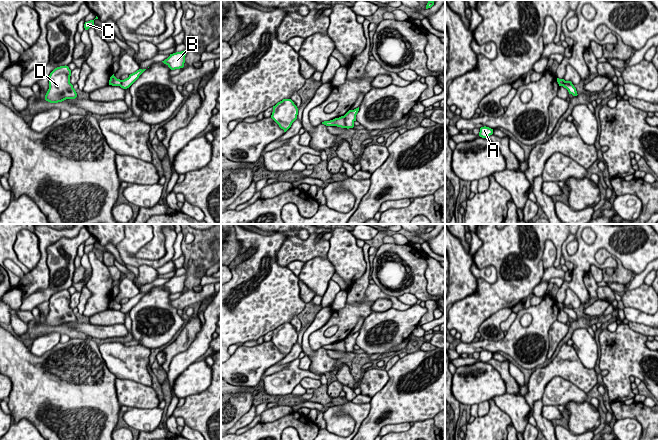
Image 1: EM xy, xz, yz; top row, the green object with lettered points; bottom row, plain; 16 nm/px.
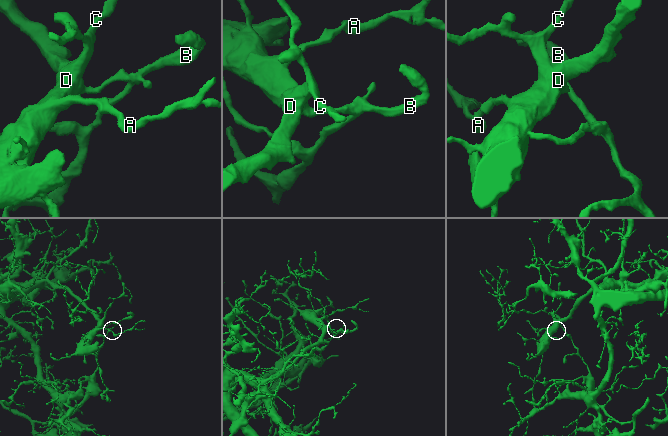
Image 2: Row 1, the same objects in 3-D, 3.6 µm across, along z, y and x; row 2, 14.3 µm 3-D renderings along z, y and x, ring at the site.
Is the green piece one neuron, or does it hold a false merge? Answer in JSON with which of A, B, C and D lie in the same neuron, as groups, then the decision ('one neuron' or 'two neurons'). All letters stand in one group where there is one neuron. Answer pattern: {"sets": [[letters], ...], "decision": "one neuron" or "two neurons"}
{"sets": [["A", "C", "D"], ["B"]], "decision": "two neurons"}

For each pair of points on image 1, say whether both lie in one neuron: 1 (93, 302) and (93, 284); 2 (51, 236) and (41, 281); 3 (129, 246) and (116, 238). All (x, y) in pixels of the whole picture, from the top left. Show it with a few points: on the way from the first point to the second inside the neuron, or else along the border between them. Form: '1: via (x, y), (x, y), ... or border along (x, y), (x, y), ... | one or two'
1: via (94, 298), (94, 288) | one
2: via (43, 247), (41, 270) | one
3: border along (125, 234), (124, 238), (115, 247) | two

